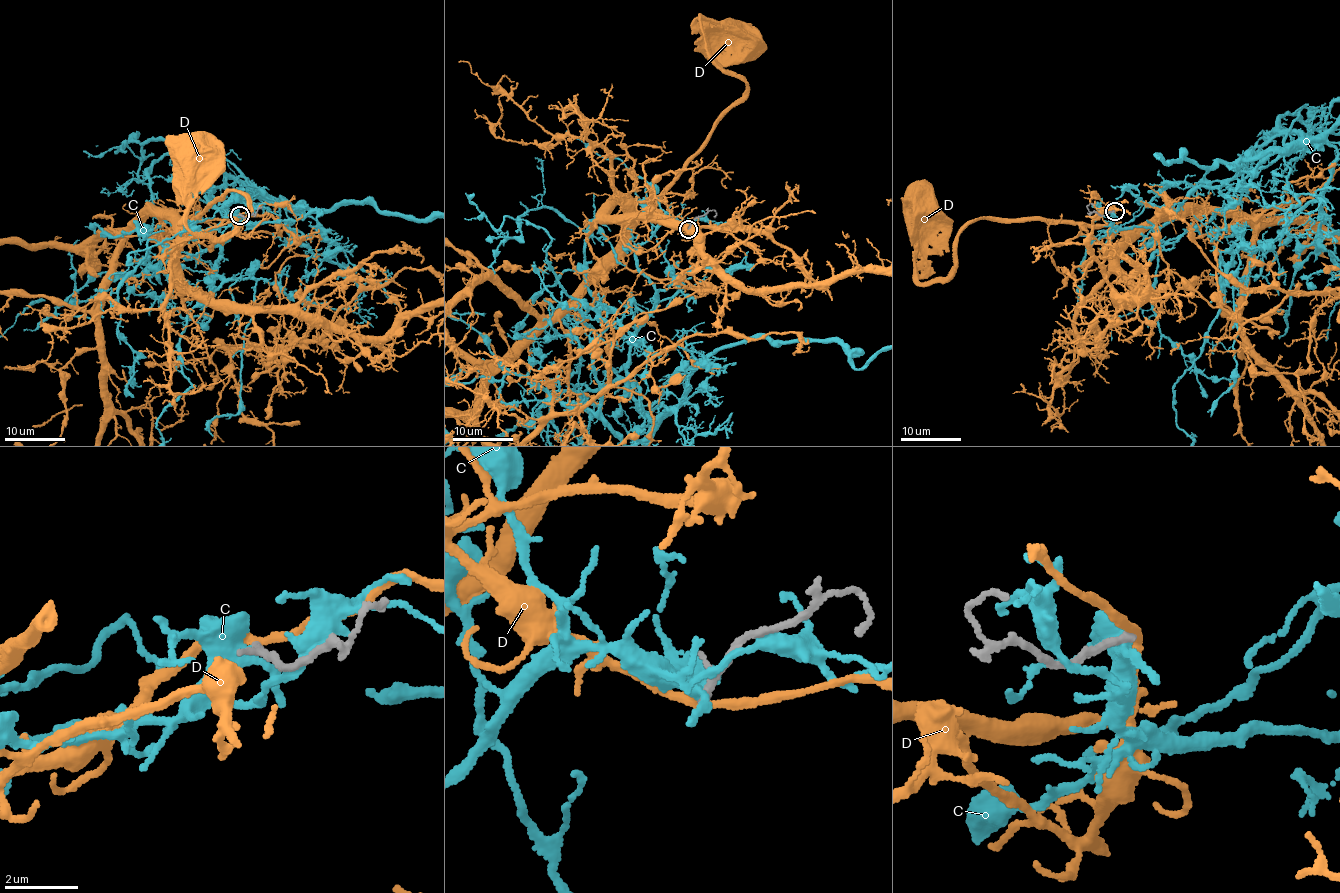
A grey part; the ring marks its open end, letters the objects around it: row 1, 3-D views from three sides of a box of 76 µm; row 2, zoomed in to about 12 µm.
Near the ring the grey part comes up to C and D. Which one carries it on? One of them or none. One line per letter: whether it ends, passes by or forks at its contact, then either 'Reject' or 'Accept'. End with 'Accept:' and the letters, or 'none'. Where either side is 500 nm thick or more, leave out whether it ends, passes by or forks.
C: It passes by. Reject
D: It passes by. Reject
Accept: none

